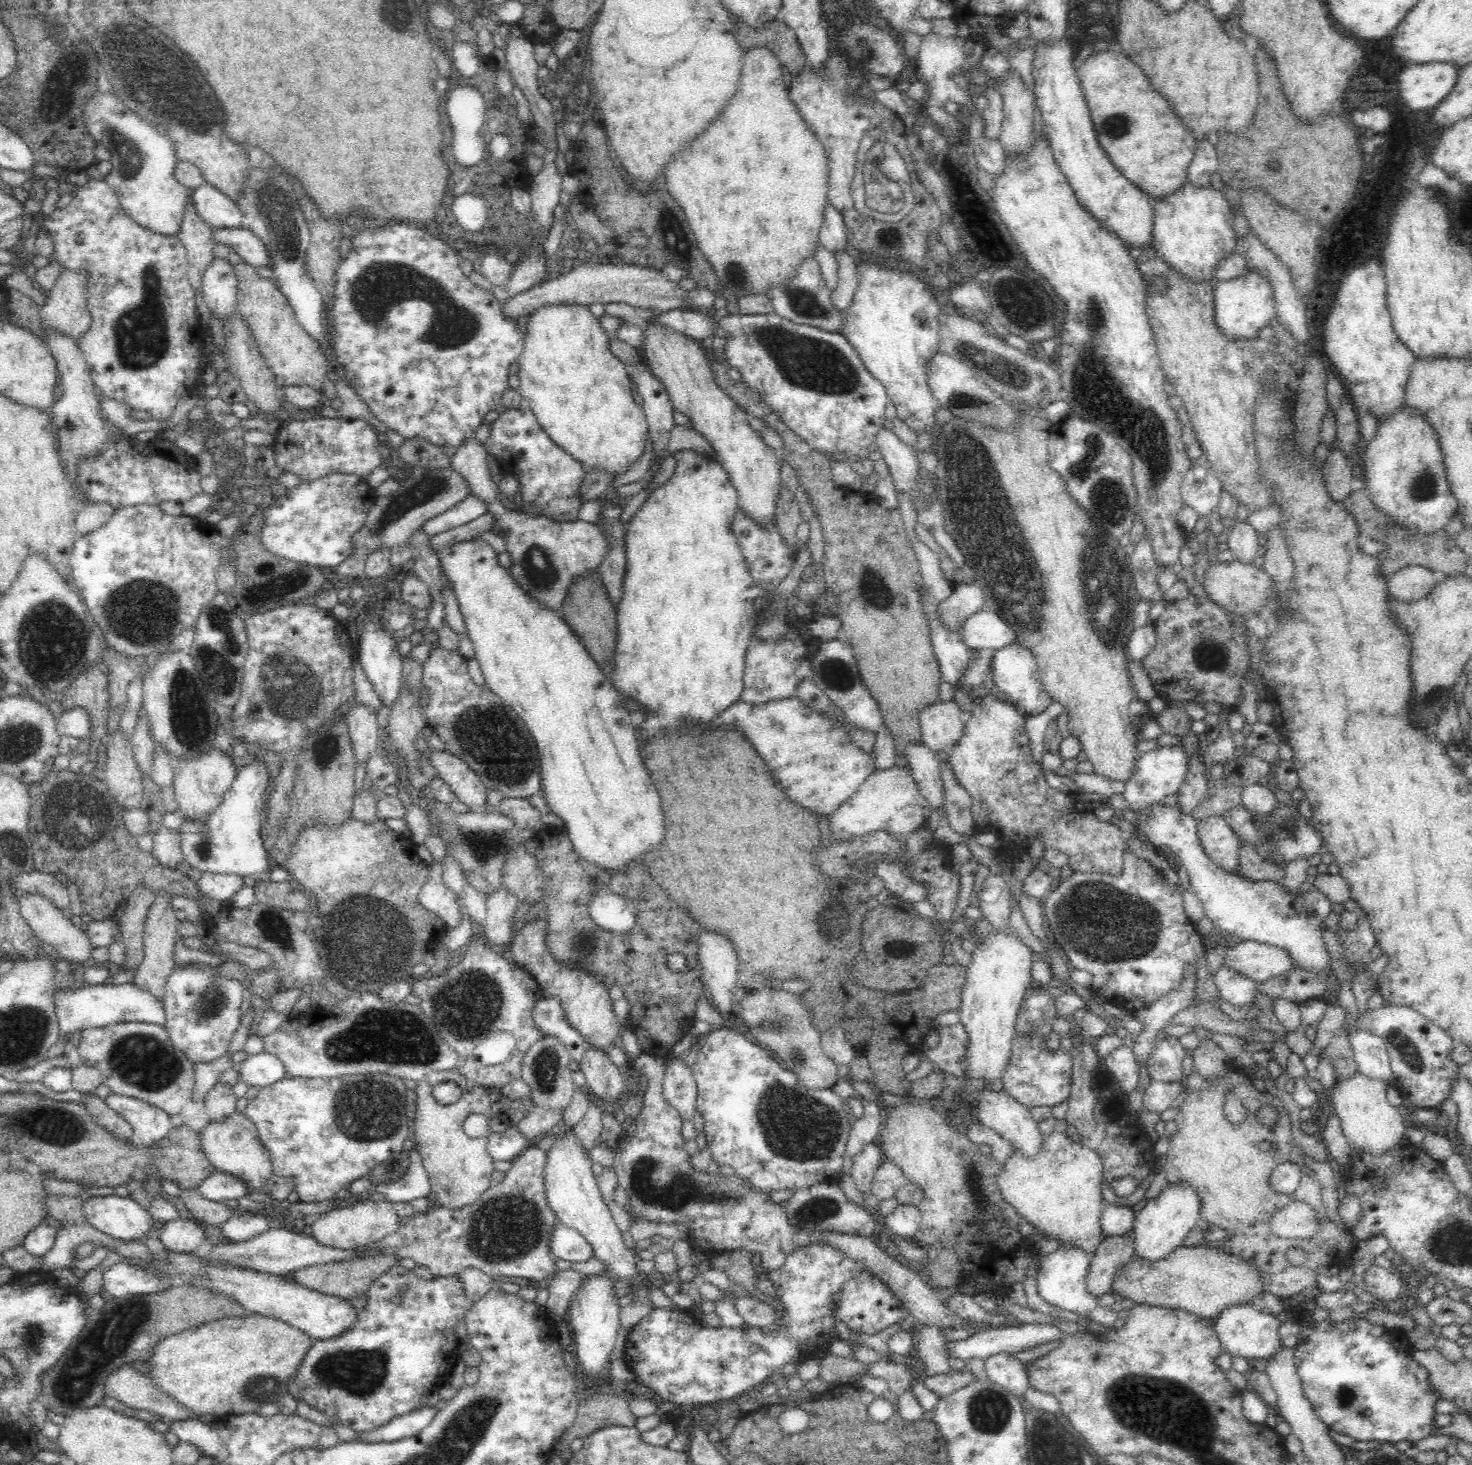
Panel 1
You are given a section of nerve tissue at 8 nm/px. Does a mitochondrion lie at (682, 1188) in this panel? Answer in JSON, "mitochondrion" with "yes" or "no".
{"mitochondrion":"yes"}

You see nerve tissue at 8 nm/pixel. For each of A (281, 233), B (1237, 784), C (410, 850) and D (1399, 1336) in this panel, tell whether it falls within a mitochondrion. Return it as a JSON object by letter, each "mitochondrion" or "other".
{"A":"mitochondrion","B":"other","C":"other","D":"other"}

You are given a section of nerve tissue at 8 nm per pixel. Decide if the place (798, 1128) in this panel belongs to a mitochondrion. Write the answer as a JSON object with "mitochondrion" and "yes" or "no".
{"mitochondrion":"yes"}

